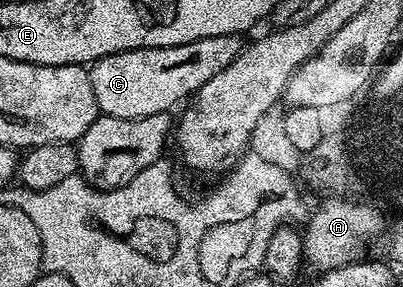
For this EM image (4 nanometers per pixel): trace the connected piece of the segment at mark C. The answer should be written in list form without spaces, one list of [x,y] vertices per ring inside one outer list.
[[[240,36],[198,38],[198,42],[186,42],[186,46],[135,48],[104,56],[90,68],[94,98],[101,113],[114,118],[142,118],[168,112],[175,104],[183,105],[195,96],[214,74],[222,74],[242,51],[240,42]]]

